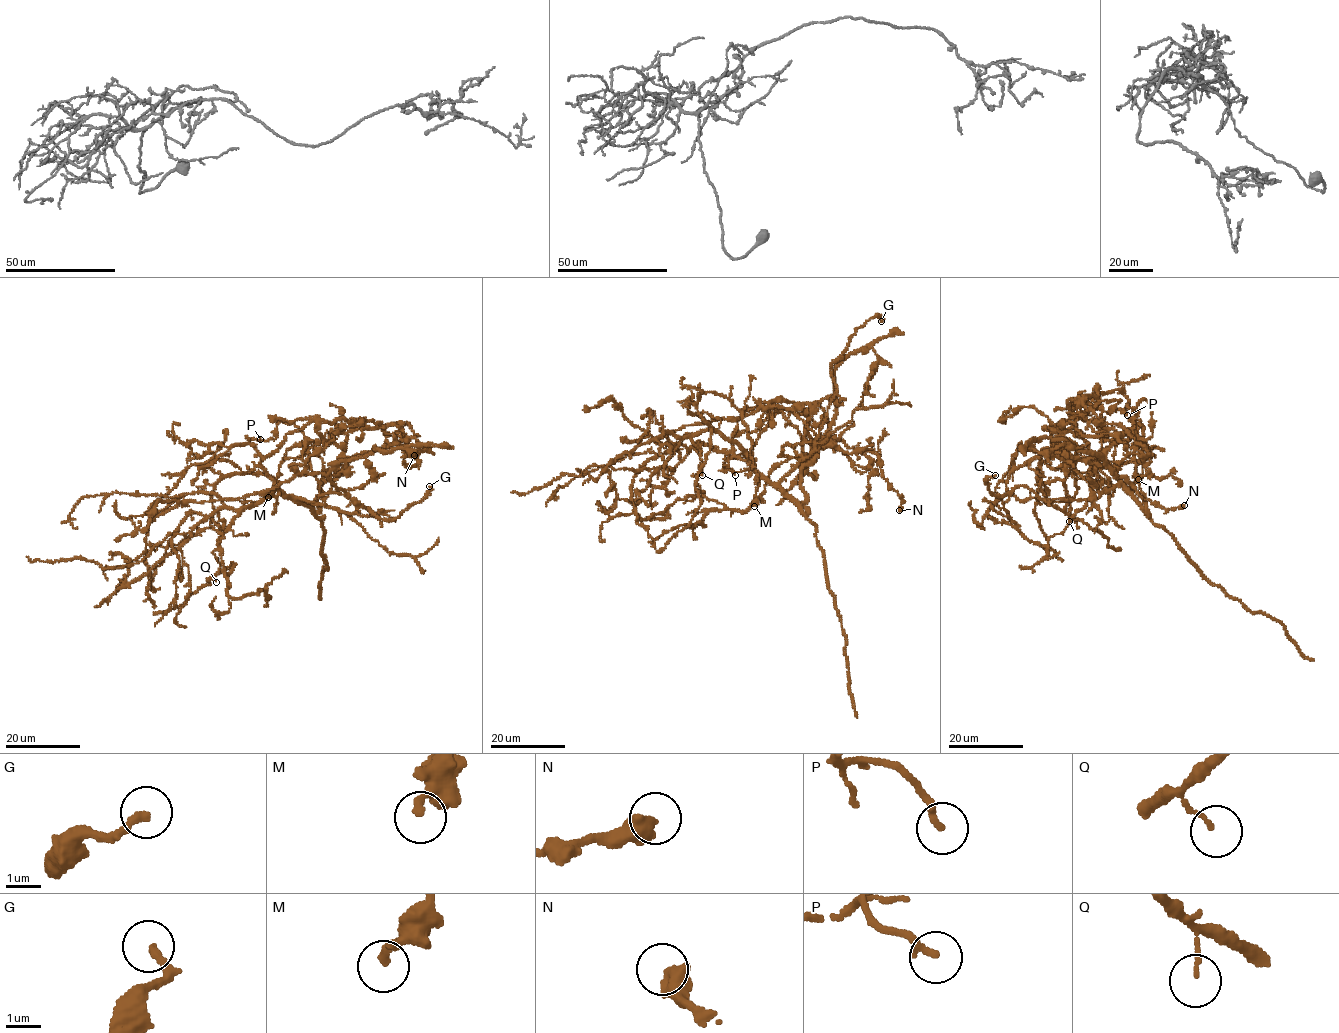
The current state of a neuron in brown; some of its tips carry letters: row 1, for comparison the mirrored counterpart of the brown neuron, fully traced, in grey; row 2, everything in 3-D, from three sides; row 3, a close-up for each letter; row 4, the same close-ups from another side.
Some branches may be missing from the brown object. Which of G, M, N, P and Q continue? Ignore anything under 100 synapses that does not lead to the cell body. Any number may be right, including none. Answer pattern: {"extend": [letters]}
{"extend": []}

